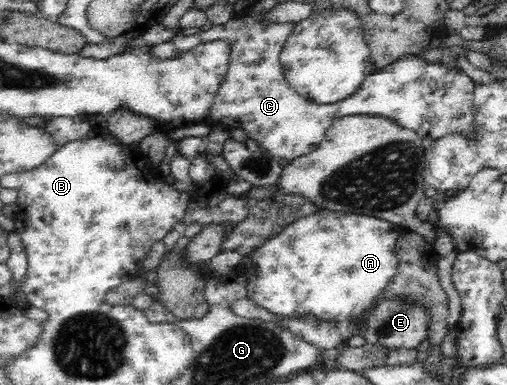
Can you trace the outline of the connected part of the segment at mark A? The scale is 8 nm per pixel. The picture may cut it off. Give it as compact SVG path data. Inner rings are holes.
M327 209L299 218L253 252L255 272L247 273L247 298L278 316L313 314L322 319L355 324L363 311L375 306L377 298L395 276L398 269L395 246L397 238L405 232L406 227L380 218L339 214Z

